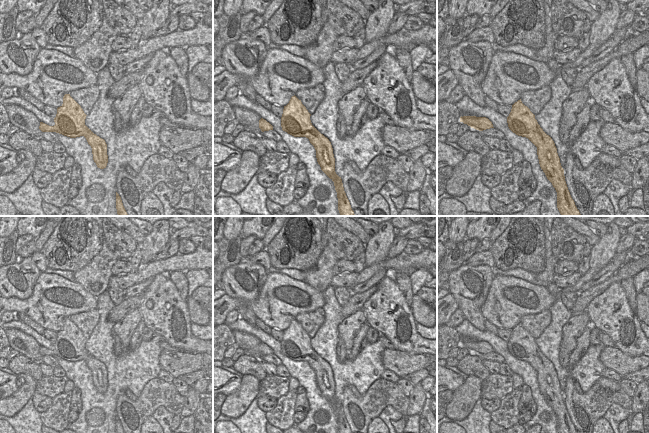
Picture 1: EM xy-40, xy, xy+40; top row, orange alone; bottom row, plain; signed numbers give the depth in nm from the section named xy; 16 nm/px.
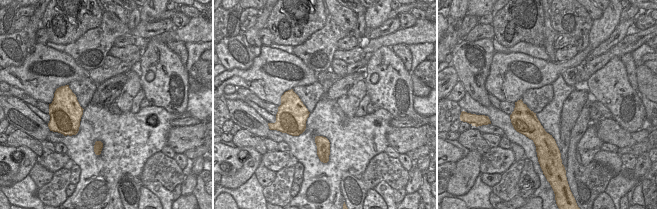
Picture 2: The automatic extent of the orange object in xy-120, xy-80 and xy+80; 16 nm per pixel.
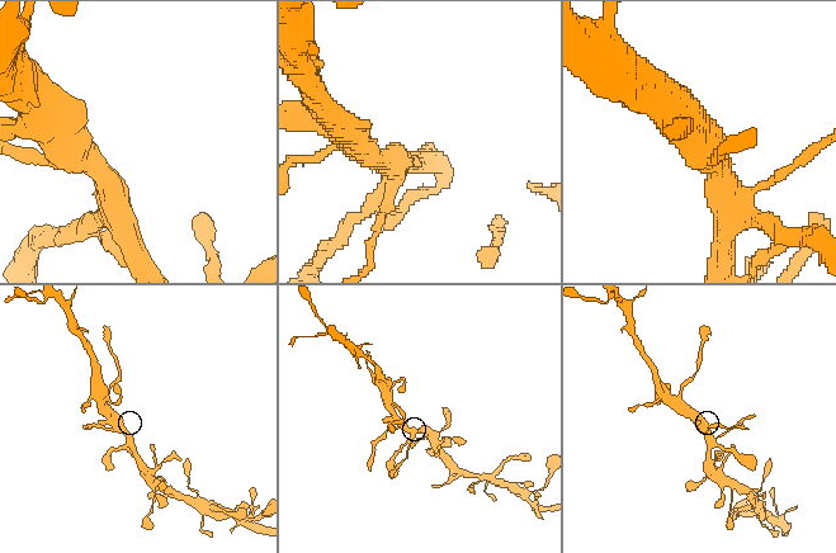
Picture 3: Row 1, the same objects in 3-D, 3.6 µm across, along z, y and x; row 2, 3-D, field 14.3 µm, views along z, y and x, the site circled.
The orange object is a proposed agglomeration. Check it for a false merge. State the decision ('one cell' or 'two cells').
two cells

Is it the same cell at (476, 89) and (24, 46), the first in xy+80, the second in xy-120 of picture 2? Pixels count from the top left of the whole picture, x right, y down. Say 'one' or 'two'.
one

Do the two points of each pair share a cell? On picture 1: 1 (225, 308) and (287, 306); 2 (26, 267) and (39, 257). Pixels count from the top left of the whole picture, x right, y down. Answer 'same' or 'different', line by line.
1: same
2: different

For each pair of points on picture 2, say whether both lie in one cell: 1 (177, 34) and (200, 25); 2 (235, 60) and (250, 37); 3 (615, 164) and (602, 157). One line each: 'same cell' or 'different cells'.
1: same cell
2: same cell
3: same cell

